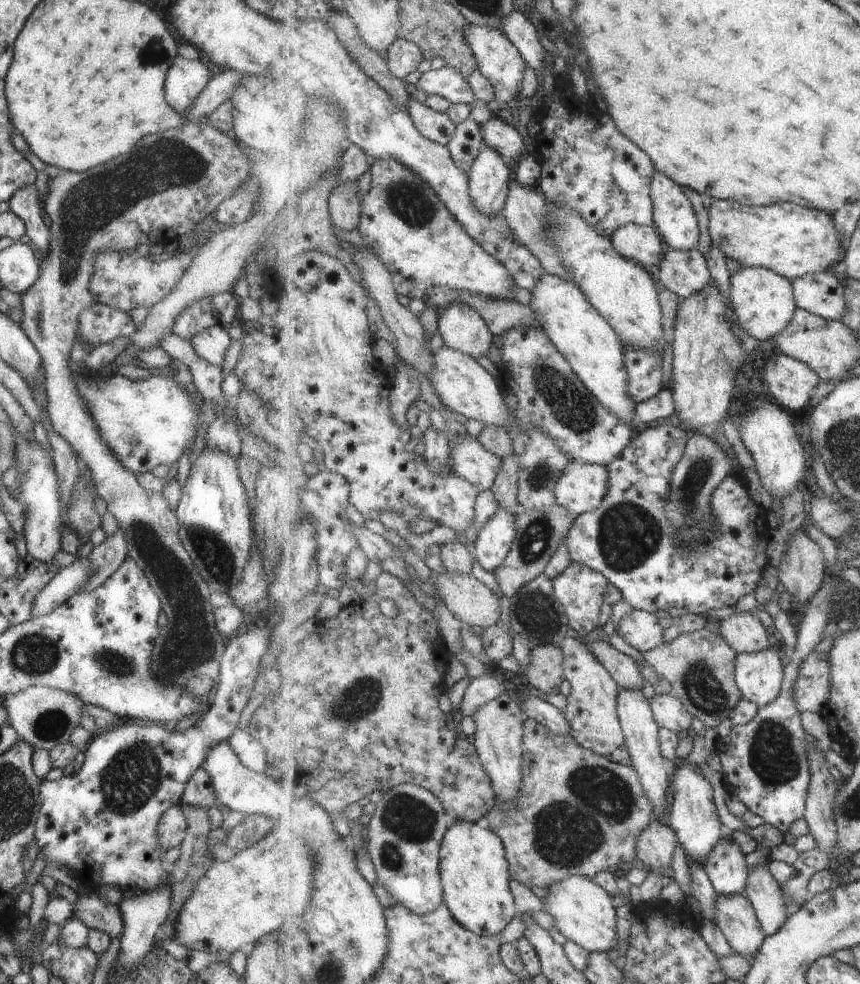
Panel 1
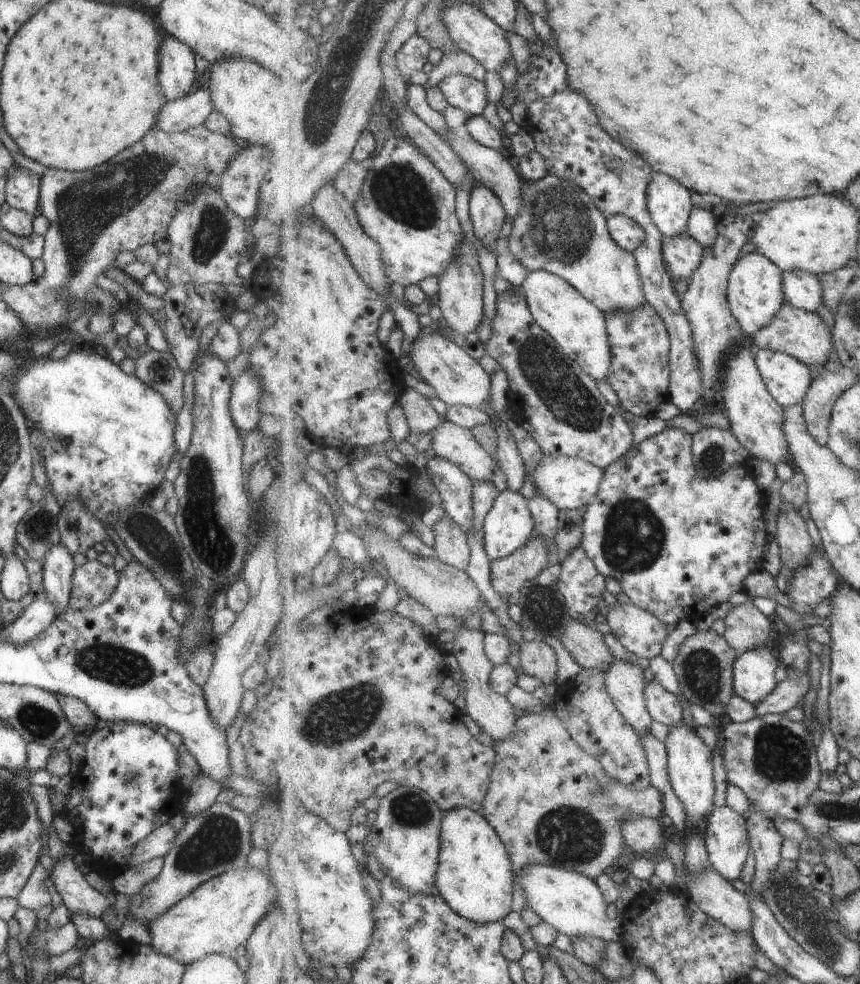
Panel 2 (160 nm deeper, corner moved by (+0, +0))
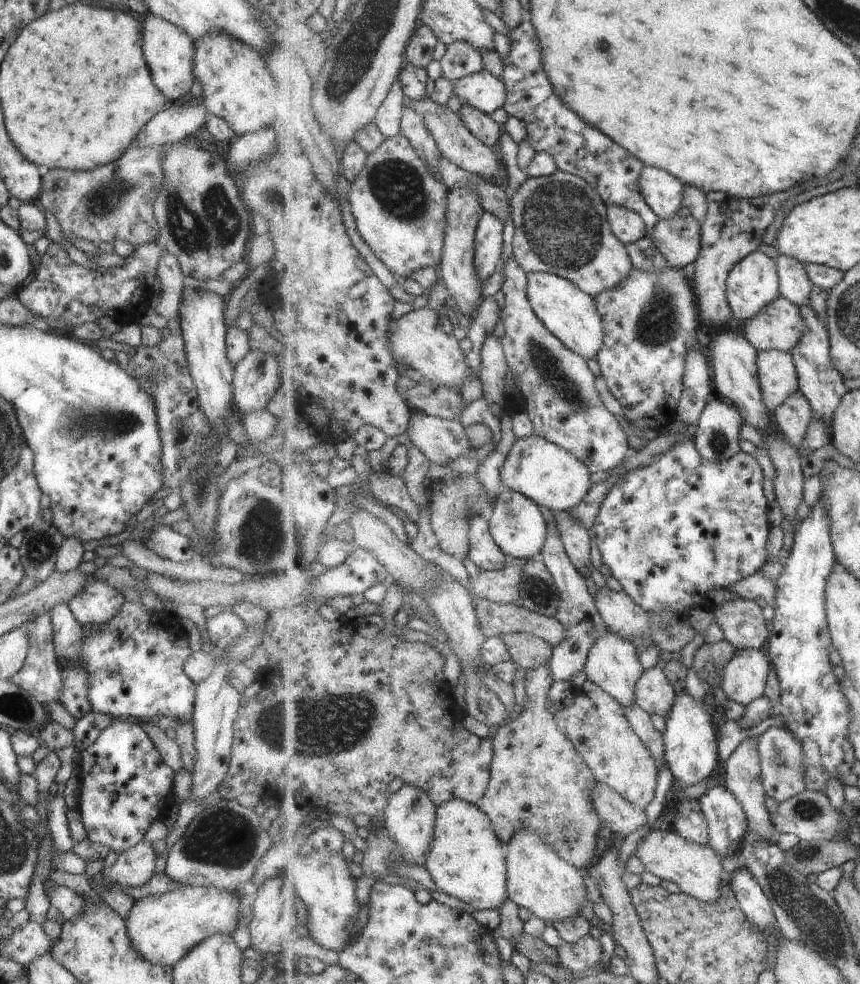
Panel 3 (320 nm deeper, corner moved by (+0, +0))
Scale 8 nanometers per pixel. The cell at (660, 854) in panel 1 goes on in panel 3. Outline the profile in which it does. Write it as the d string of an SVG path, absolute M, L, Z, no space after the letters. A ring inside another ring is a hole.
M597 780L593 796L595 810L598 810L603 824L613 833L627 836L647 824L647 814L633 806L608 784Z

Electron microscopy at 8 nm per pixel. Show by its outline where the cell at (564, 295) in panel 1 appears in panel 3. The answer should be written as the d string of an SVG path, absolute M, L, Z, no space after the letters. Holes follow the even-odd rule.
M535 271L528 275L528 297L535 314L543 324L583 358L597 359L604 346L606 330L595 299L573 281L553 273Z

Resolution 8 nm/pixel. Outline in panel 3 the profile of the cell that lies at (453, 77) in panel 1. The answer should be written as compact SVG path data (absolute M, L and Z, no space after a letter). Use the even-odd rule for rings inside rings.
M485 68L452 83L462 103L474 106L488 115L504 108L508 99L506 84Z

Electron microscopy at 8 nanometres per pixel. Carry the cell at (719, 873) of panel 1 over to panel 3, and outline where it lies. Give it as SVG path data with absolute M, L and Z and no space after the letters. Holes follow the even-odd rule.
M715 785L712 789L707 790L700 798L703 812L708 822L708 831L710 834L709 845L720 857L731 856L733 852L739 854L742 844L740 843L750 828L748 816L739 799L724 785Z

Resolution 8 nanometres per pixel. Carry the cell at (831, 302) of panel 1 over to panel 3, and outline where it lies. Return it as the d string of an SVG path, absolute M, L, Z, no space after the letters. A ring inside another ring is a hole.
M783 253L775 258L775 262L778 266L781 296L799 307L806 305L811 298L814 284L809 278L803 262Z

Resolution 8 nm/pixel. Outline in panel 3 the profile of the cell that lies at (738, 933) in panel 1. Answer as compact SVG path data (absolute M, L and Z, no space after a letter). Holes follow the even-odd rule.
M674 828L649 830L638 842L635 854L642 858L647 871L662 881L673 881L680 892L687 893L702 901L715 902L721 896L721 874L723 862L715 849L708 844L700 845L686 839Z

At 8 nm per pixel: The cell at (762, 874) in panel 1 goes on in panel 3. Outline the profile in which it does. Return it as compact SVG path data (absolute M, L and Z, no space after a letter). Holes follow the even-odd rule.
M747 737L743 740L731 754L729 759L722 763L722 769L725 772L723 784L739 799L748 816L748 824L760 837L767 842L775 843L777 832L770 819L770 812L766 807L766 790L761 778L761 757L759 754L758 738Z

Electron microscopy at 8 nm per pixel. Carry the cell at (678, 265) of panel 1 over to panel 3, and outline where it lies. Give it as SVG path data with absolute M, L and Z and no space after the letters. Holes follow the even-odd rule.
M693 215L660 219L648 232L657 250L674 267L694 263L701 254L702 226Z

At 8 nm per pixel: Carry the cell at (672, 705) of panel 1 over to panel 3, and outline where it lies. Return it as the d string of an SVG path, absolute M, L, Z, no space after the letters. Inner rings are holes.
M653 667L647 669L635 685L635 700L649 714L666 717L677 696L675 688L663 670Z

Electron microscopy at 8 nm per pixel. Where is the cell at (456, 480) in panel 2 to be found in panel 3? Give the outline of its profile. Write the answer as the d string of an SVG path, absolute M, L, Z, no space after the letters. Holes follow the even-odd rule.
M475 516L470 521L470 551L468 558L479 571L501 571L511 560L495 542L488 516Z

